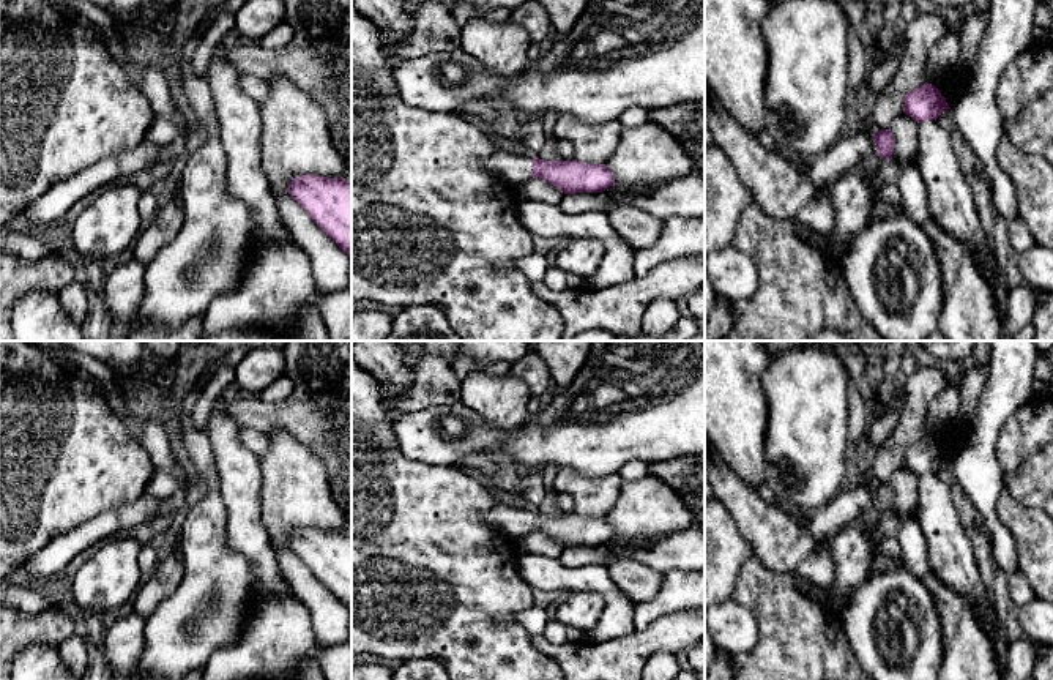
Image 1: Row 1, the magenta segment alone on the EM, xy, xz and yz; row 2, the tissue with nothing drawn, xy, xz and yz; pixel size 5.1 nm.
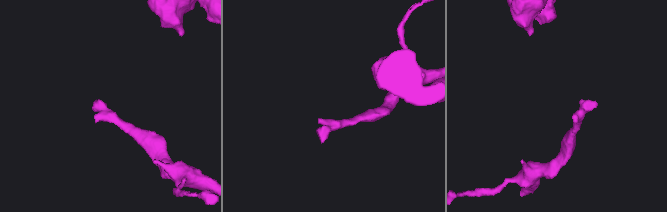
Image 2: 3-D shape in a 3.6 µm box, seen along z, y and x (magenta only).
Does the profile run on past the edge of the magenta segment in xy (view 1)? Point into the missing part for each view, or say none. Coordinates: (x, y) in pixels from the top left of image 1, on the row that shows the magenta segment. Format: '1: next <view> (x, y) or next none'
1: next none

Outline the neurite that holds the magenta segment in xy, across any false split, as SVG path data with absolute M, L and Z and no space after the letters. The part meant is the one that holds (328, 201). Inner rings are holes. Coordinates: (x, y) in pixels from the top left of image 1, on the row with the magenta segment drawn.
M306 174L290 181L288 194L352 260L352 183Z

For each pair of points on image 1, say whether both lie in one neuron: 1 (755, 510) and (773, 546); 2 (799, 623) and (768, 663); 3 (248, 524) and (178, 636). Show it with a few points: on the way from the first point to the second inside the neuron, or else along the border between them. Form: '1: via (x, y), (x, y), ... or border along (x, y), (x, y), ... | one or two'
1: via (759, 519), (773, 537) | one
2: via (796, 633), (777, 653) | one
3: border along (224, 513), (226, 545), (246, 560), (251, 581) | two

